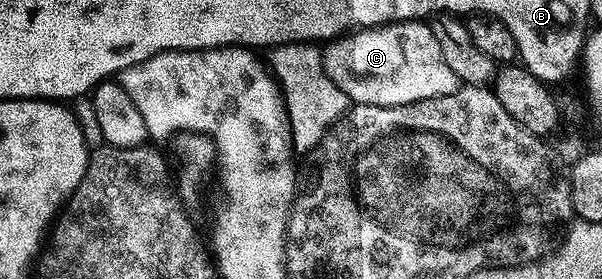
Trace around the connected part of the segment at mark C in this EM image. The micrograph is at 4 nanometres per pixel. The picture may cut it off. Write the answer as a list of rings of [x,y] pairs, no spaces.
[[[407,20],[380,28],[356,30],[323,48],[323,65],[351,104],[405,106],[425,98],[441,98],[460,91],[457,74],[445,63],[430,23]]]

